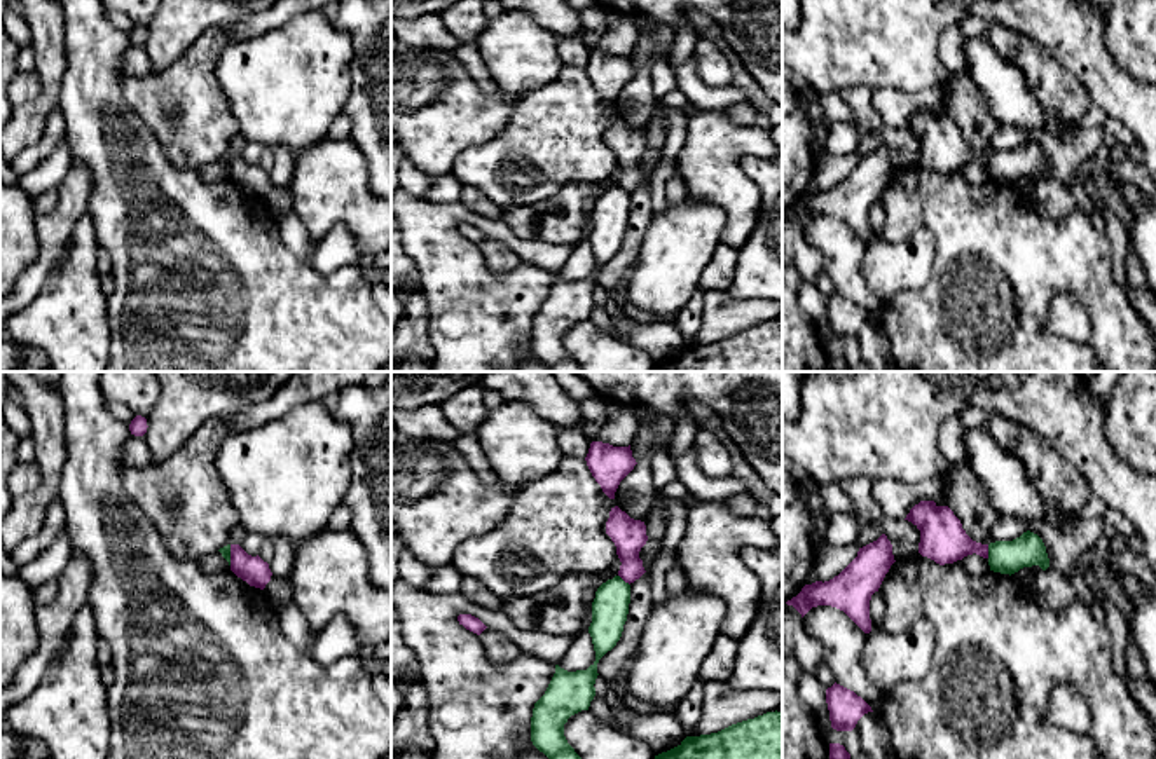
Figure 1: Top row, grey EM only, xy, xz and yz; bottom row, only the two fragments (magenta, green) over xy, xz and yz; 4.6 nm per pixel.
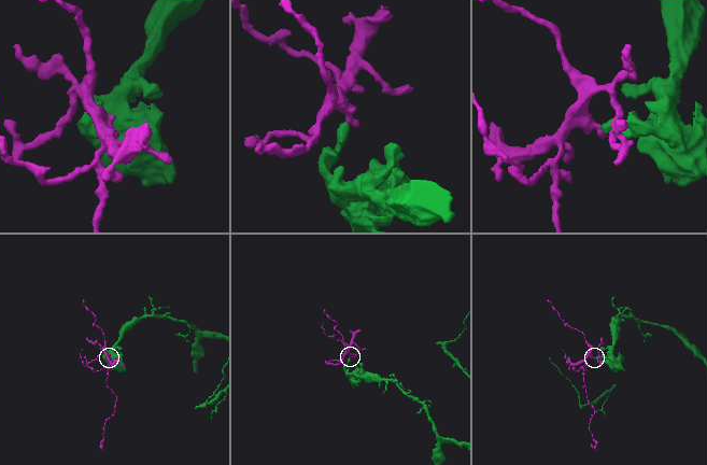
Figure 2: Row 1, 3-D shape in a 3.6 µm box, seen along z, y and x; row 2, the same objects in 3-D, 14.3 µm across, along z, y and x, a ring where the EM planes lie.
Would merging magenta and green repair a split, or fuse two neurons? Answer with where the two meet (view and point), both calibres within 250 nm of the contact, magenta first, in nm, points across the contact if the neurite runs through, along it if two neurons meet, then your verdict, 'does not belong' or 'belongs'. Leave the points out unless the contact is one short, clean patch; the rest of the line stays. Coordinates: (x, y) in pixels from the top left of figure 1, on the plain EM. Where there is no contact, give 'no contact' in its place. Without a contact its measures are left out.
contact yz (987, 161); calibres 200 and 160 nm; border yz (987, 154), (989, 166); does not belong

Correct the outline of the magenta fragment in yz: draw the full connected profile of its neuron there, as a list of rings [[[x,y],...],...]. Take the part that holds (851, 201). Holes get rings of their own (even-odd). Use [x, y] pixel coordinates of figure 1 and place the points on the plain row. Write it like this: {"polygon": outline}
{"polygon": [[[885,143],[859,157],[857,166],[833,188],[805,194],[788,209],[802,227],[817,215],[843,220],[864,243],[871,241],[870,209],[894,173],[892,154]]]}

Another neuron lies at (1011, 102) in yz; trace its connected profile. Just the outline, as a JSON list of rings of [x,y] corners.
[[[964,40],[962,51],[966,66],[976,85],[985,94],[990,115],[997,120],[999,127],[1013,126],[1027,131],[1039,131],[1044,126],[1074,122],[1074,120],[1062,120],[1051,112],[1048,112],[1030,89],[1022,70],[1016,65],[1002,59],[990,44],[983,40]]]

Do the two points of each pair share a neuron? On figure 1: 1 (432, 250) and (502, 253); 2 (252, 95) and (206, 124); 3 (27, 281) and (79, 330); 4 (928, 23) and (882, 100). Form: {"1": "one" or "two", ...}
{"1": "two", "2": "two", "3": "two", "4": "two"}

